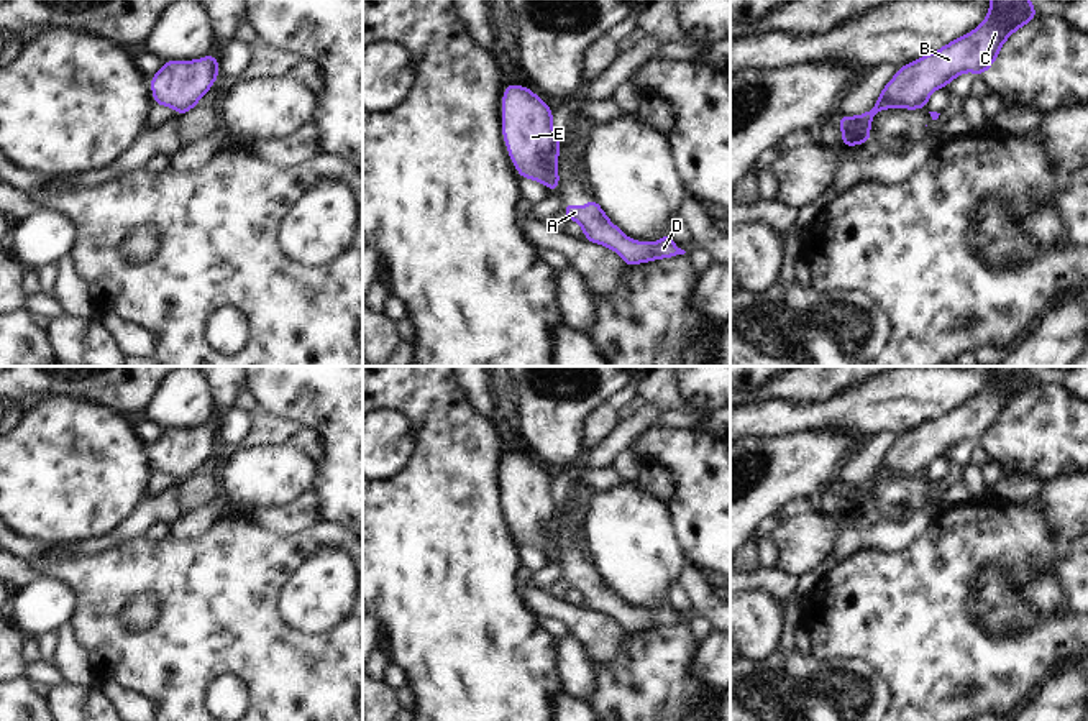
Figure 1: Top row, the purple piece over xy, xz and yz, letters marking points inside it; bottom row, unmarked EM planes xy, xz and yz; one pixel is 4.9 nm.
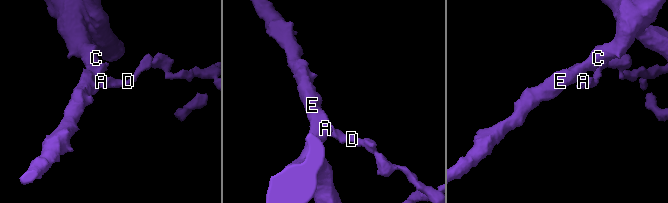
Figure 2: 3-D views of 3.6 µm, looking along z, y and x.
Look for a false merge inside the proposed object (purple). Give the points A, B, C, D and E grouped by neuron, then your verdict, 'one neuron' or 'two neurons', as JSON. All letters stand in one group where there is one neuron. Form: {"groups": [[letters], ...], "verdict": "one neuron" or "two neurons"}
{"groups": [["A", "D"], ["B", "C", "E"]], "verdict": "two neurons"}

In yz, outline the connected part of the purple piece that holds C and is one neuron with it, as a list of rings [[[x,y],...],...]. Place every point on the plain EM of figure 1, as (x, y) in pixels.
[[[991,366],[986,388],[971,401],[899,435],[878,463],[876,473],[866,481],[840,483],[837,491],[843,503],[842,512],[850,516],[870,511],[871,488],[885,476],[926,476],[930,462],[957,443],[967,439],[986,442],[996,430],[1003,411],[1035,384],[1039,383],[1029,366]]]

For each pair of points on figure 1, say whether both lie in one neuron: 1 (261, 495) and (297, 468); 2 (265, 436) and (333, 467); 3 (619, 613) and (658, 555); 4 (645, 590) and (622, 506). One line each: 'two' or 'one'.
1: one
2: two
3: two
4: one

